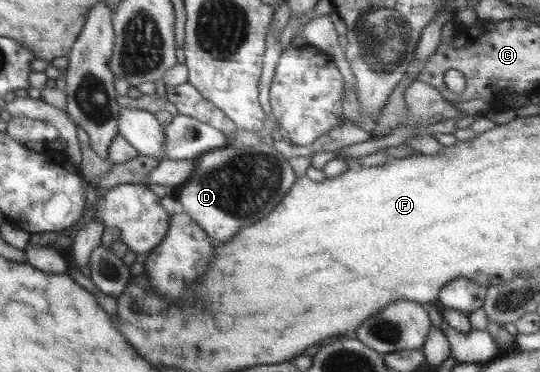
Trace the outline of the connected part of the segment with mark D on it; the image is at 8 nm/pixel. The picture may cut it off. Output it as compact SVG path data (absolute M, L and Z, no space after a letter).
M259 141L252 147L228 143L224 147L206 150L194 159L194 170L190 178L180 187L176 203L196 225L200 225L200 229L204 229L210 243L216 246L228 242L240 227L250 225L262 219L268 211L272 211L272 207L278 204L284 194L291 189L295 179L289 161L265 142Z

